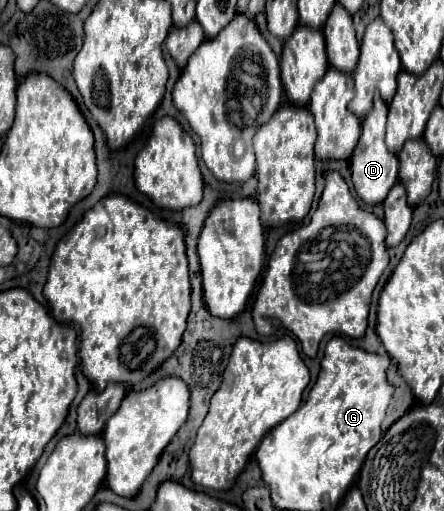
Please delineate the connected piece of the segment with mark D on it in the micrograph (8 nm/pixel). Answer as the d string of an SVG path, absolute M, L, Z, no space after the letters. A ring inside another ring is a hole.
M376 94L374 108L366 118L362 120L362 134L356 144L356 150L350 158L350 172L352 172L352 184L356 194L366 204L380 204L388 196L388 190L398 180L398 158L386 148L384 144L384 132L386 132L386 118L388 118L388 104Z

